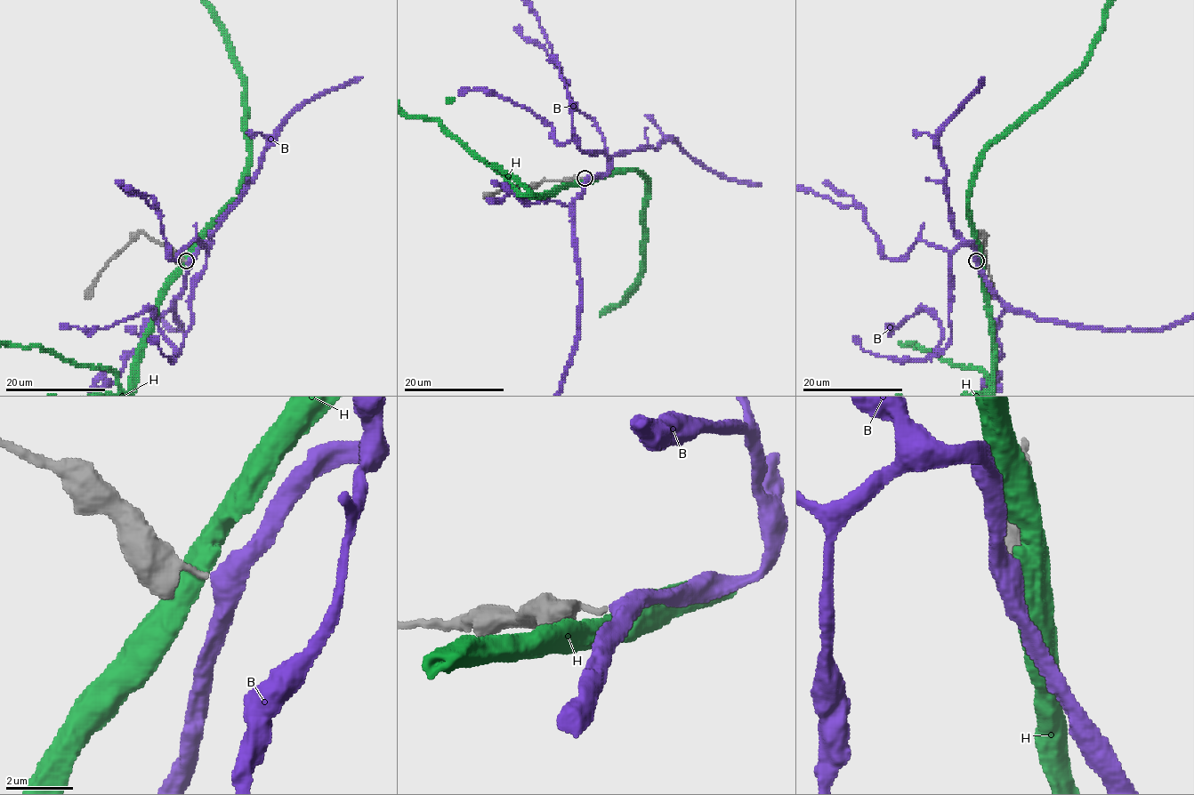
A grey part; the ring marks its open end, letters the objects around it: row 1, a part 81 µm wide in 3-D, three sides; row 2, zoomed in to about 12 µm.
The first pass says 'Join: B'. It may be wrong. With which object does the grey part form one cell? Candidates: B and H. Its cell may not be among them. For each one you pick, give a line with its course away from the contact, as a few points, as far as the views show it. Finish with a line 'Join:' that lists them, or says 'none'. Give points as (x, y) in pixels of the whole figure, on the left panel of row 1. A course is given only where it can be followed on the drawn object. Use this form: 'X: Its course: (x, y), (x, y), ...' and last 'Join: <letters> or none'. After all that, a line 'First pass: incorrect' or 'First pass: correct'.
B: Its course: (187, 260), (185, 286), (175, 298), (175, 310), (181, 328), (172, 329), (96, 249), (51, 207)
Join: B
First pass: correct

